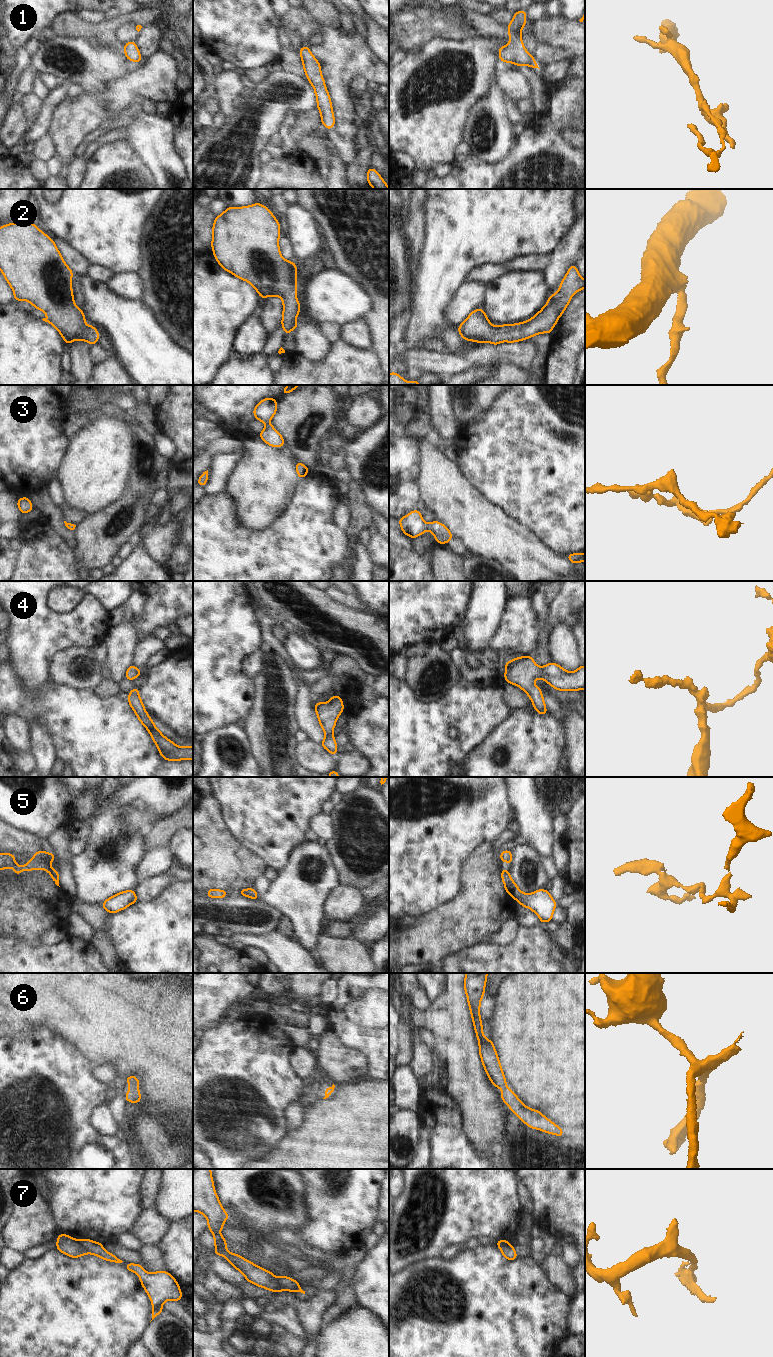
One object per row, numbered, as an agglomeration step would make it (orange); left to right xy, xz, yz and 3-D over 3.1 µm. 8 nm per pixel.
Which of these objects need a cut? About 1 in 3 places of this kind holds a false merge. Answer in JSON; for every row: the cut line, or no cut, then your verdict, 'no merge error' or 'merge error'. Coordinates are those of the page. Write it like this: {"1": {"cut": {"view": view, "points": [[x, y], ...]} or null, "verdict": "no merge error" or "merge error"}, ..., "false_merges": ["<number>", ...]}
{"1": {"cut": null, "verdict": "no merge error"}, "2": {"cut": null, "verdict": "no merge error"}, "3": {"cut": null, "verdict": "no merge error"}, "4": {"cut": null, "verdict": "no merge error"}, "5": {"cut": null, "verdict": "no merge error"}, "6": {"cut": null, "verdict": "no merge error"}, "7": {"cut": {"view": "xy", "points": [[79, 1241], [79, 1244], [87, 1252]]}, "verdict": "merge error"}, "false_merges": ["7"]}

